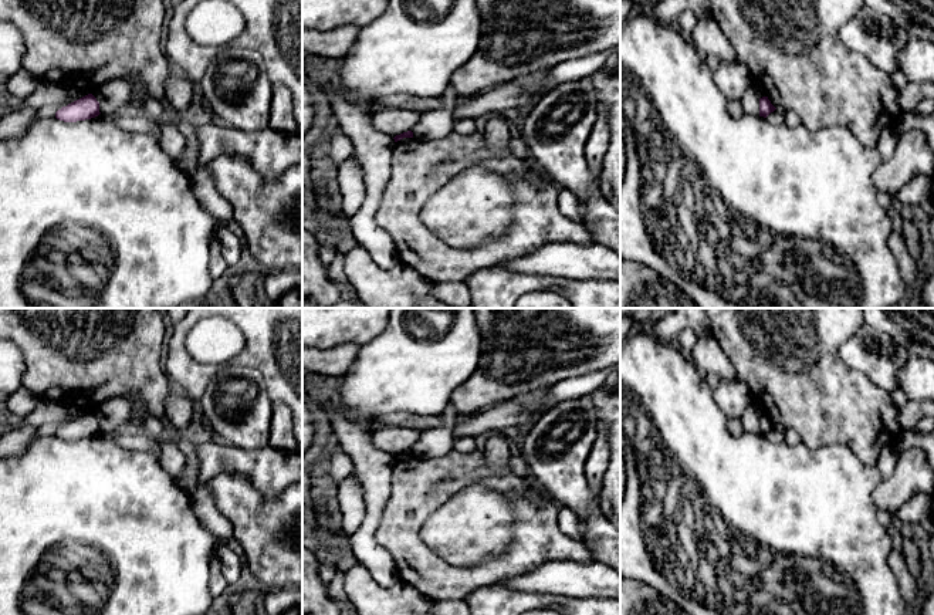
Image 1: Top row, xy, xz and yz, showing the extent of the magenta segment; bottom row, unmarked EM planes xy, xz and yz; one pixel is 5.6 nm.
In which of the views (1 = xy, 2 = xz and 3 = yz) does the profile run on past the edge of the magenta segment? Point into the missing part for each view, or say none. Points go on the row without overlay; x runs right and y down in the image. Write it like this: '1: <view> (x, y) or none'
1: none
2: none
3: none

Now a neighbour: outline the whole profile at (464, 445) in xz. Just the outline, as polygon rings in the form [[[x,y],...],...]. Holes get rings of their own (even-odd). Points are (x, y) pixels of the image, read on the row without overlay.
[[[471,436],[458,437],[454,442],[454,450],[460,453],[471,453],[477,449],[476,439]]]

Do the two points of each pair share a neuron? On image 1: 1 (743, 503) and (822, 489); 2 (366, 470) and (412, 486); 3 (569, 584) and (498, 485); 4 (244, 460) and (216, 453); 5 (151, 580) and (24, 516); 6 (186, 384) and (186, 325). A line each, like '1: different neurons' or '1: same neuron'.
1: same neuron
2: different neurons
3: different neurons
4: same neuron
5: same neuron
6: same neuron

